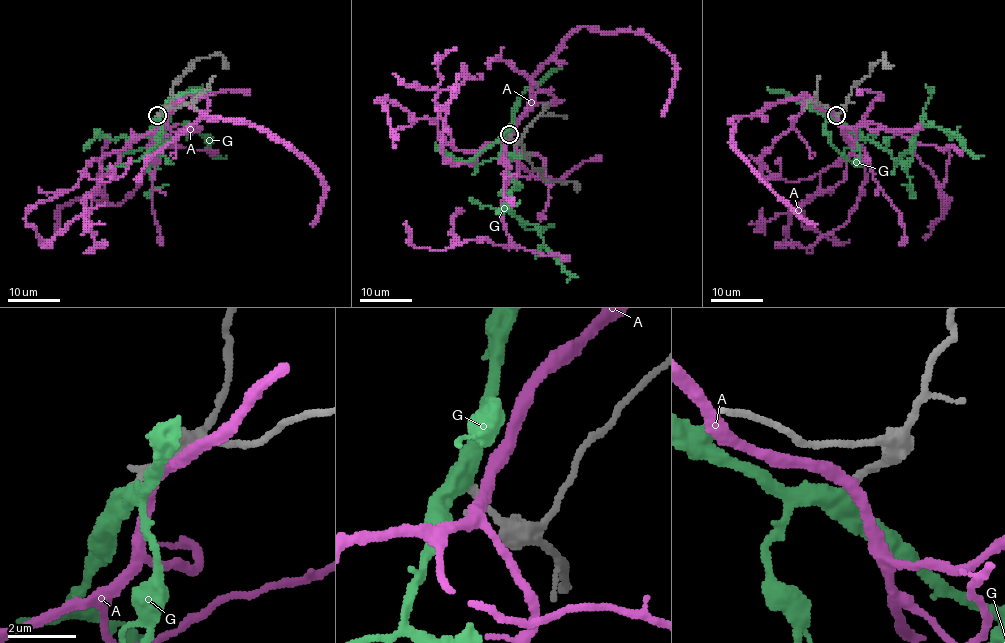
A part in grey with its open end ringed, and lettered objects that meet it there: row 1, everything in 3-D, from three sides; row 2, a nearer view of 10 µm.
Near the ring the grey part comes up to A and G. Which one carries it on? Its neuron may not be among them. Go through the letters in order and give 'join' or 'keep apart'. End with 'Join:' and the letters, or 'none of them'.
A: keep apart
G: join
Join: G

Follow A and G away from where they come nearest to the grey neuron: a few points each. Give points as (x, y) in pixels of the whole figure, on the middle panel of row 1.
A: (511, 136), (532, 104), (532, 77), (582, 27), (642, 32), (671, 57), (675, 82), (661, 115)
G: (509, 135), (500, 151), (513, 183), (507, 203), (509, 211), (526, 223), (533, 223), (563, 270), (578, 277)

